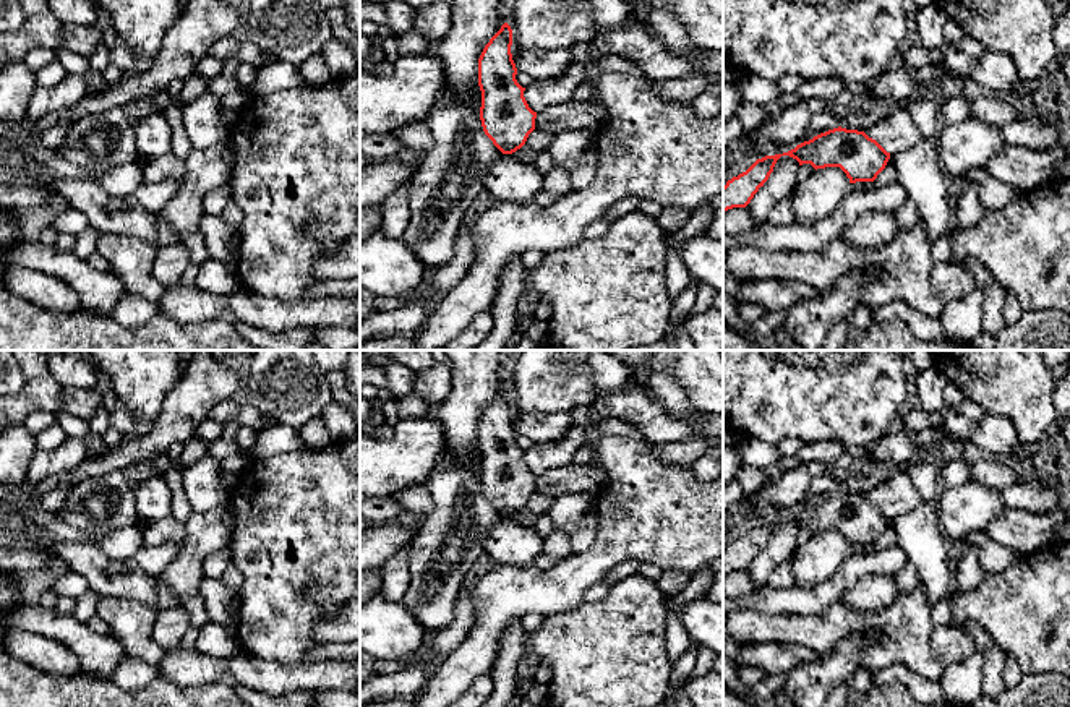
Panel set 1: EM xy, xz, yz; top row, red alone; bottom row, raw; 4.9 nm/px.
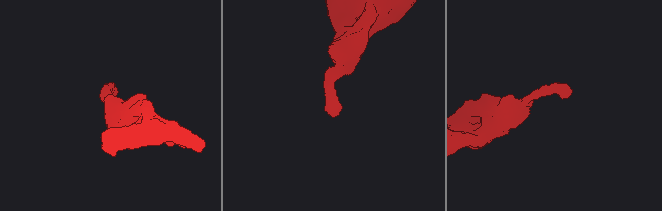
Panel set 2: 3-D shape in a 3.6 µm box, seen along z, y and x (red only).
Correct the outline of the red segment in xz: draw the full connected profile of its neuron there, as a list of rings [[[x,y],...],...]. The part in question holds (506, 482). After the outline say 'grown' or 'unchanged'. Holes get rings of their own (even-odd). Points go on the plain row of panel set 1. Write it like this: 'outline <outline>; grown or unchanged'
outline [[[504,386],[478,422],[482,490],[503,517],[512,517],[525,508],[537,482],[537,475],[524,461],[525,451],[516,443],[517,431],[511,409],[512,392]]]; unchanged

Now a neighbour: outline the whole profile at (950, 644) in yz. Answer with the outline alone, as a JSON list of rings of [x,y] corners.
[[[935,626],[931,644],[944,666],[957,663],[976,650],[966,631],[955,626]]]

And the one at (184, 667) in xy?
[[[173,649],[165,652],[157,671],[177,686],[224,684],[237,686],[229,658],[211,657],[196,649]]]

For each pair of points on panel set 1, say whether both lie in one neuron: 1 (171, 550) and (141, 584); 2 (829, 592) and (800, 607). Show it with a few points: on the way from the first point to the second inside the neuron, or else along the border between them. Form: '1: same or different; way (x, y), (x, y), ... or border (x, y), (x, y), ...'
1: different; border (135, 558), (154, 578)
2: same; way (822, 597), (806, 602)

